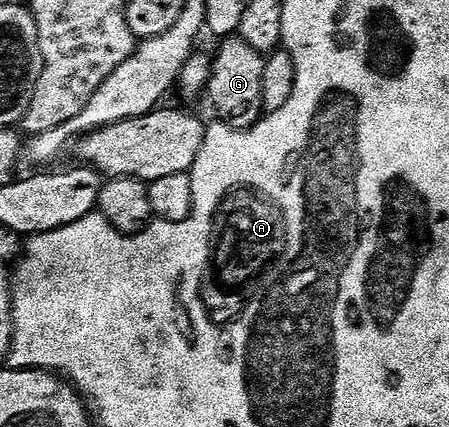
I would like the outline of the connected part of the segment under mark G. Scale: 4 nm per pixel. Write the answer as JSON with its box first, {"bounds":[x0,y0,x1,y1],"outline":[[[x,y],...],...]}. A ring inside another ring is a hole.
{"bounds":[205,35,265,131],"outline":[[[238,35],[224,37],[218,42],[219,50],[211,57],[211,74],[205,97],[211,100],[222,124],[232,131],[251,129],[264,116],[261,99],[261,79],[265,76],[264,54],[253,51]]]}

